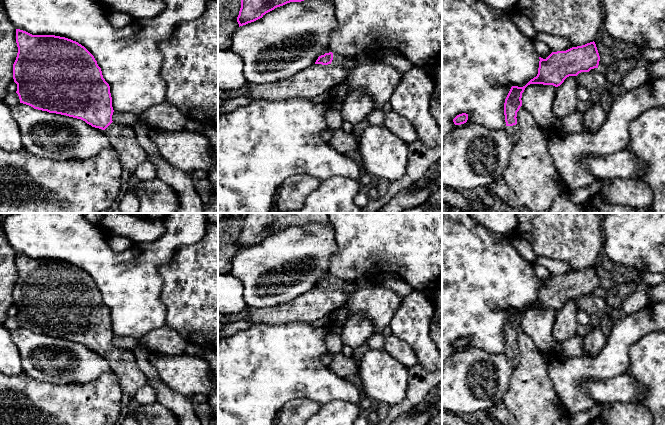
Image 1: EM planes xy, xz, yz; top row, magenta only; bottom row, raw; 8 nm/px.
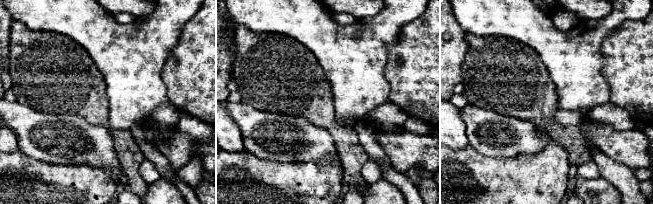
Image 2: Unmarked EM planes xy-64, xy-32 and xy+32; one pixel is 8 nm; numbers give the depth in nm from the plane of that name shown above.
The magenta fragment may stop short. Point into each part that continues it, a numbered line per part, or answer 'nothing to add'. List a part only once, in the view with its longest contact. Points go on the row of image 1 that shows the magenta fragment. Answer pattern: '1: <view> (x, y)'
1: xz (349, 62)

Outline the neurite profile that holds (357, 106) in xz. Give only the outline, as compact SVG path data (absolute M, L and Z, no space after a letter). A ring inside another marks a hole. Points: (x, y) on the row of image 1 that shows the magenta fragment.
M364 90L348 94L343 101L337 103L343 121L351 124L359 123L368 118L376 109L372 97Z

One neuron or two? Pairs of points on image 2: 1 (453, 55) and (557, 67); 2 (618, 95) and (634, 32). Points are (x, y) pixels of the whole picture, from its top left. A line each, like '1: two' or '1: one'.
1: two
2: one

